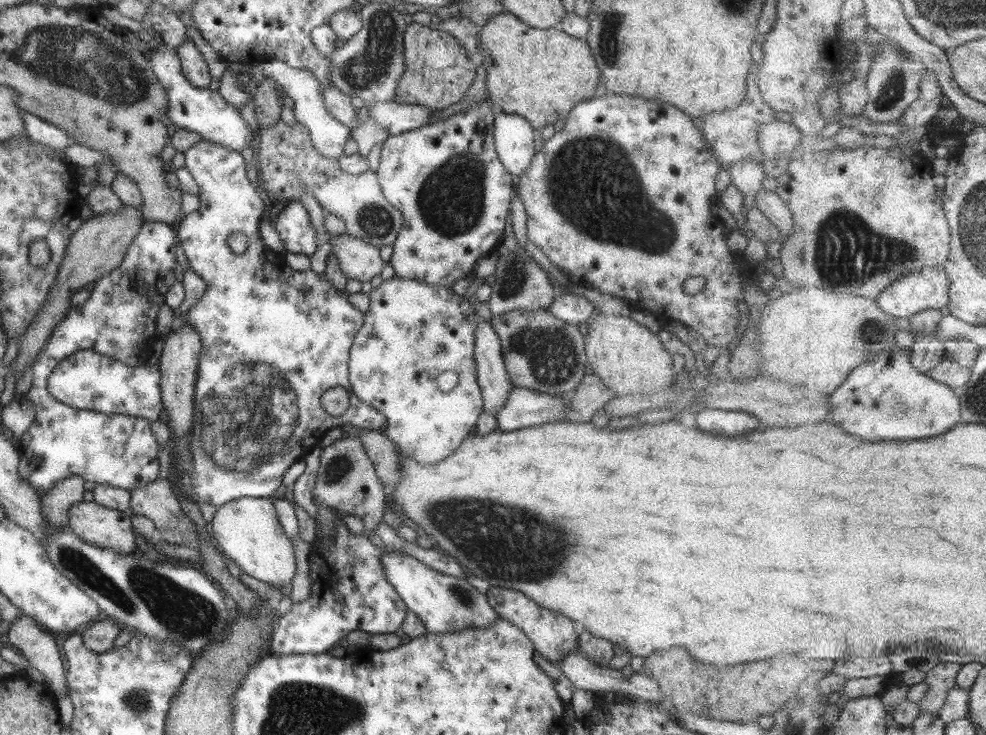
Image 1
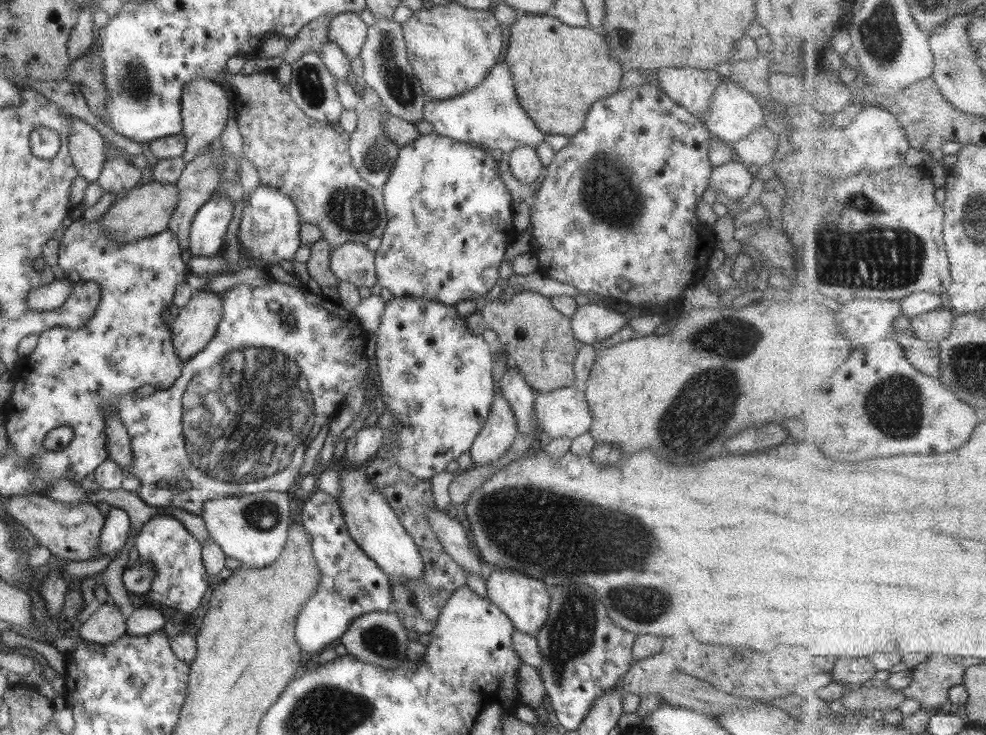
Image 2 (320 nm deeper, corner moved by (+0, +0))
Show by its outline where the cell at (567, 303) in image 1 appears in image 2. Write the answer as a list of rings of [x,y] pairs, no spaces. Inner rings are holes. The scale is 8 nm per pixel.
[[[579,301],[575,315],[570,318],[572,335],[584,345],[603,342],[628,323],[628,319],[617,311],[611,312],[601,304]]]

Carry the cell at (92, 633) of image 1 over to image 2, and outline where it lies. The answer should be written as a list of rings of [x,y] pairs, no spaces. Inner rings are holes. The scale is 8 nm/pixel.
[[[113,603],[99,605],[80,626],[79,638],[100,645],[126,634],[125,611]]]

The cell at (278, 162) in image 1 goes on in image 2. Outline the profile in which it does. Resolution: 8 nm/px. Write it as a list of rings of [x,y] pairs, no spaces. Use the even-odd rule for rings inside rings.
[[[224,69],[217,76],[217,80],[229,78],[227,82],[233,91],[232,107],[236,127],[242,136],[242,149],[245,158],[256,168],[260,183],[288,196],[301,222],[315,225],[331,248],[347,242],[365,244],[370,238],[380,237],[387,222],[382,189],[374,189],[357,174],[348,153],[349,135],[338,123],[322,123],[303,114],[291,100],[288,88],[273,76],[276,76],[276,69],[248,75],[230,74]]]

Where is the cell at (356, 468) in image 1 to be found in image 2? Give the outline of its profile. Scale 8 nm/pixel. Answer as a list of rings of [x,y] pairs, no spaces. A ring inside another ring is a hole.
[[[374,425],[363,427],[353,437],[346,439],[345,458],[352,469],[363,468],[373,456],[382,452],[382,429]]]

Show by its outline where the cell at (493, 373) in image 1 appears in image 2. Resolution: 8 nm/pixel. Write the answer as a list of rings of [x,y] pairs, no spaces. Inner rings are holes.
[[[494,386],[493,393],[487,420],[468,450],[470,459],[477,467],[499,460],[513,444],[517,433],[515,417],[501,396],[499,387]]]

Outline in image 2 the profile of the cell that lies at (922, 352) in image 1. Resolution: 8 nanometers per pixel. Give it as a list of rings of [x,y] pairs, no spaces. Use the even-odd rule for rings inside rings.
[[[948,306],[910,318],[911,330],[921,340],[941,342],[954,327],[956,313]]]

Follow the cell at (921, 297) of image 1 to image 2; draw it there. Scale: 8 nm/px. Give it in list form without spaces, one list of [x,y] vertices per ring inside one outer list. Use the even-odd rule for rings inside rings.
[[[855,299],[836,307],[837,323],[855,349],[890,338],[895,318],[904,316],[900,300]]]

